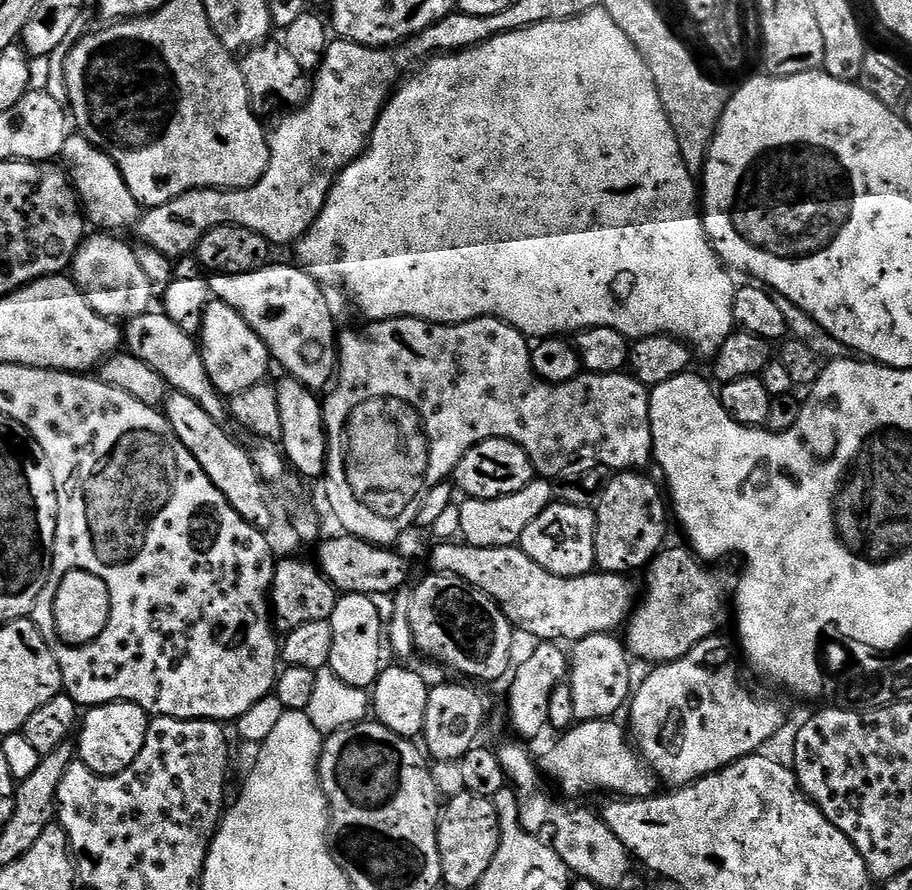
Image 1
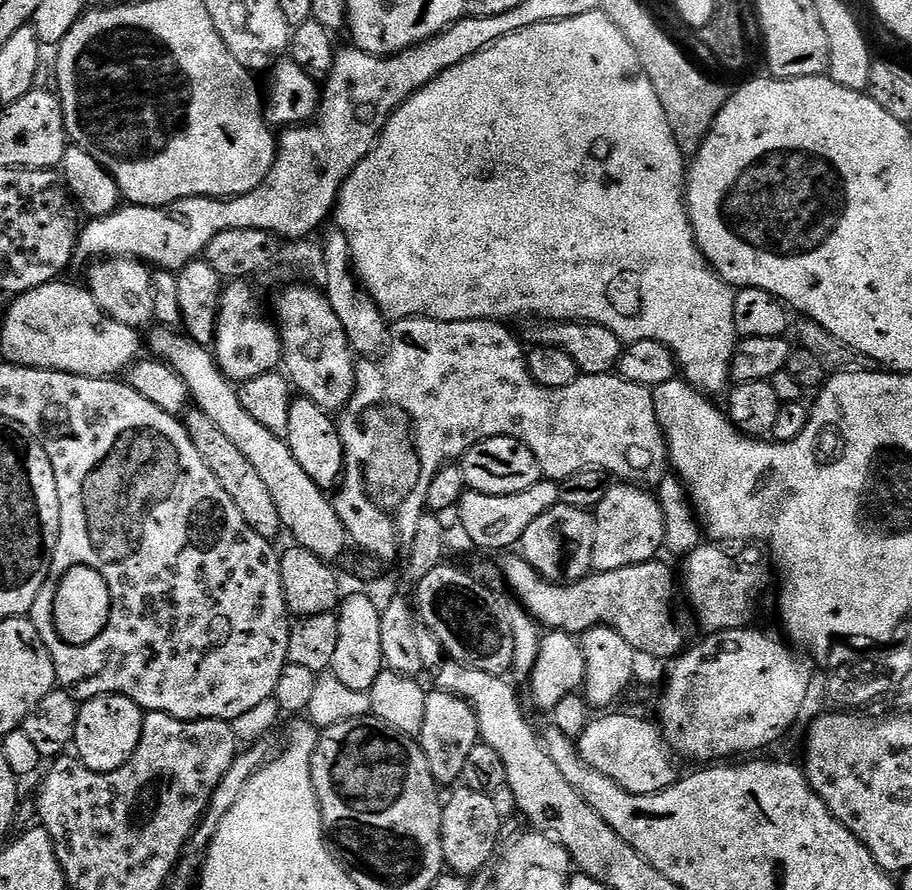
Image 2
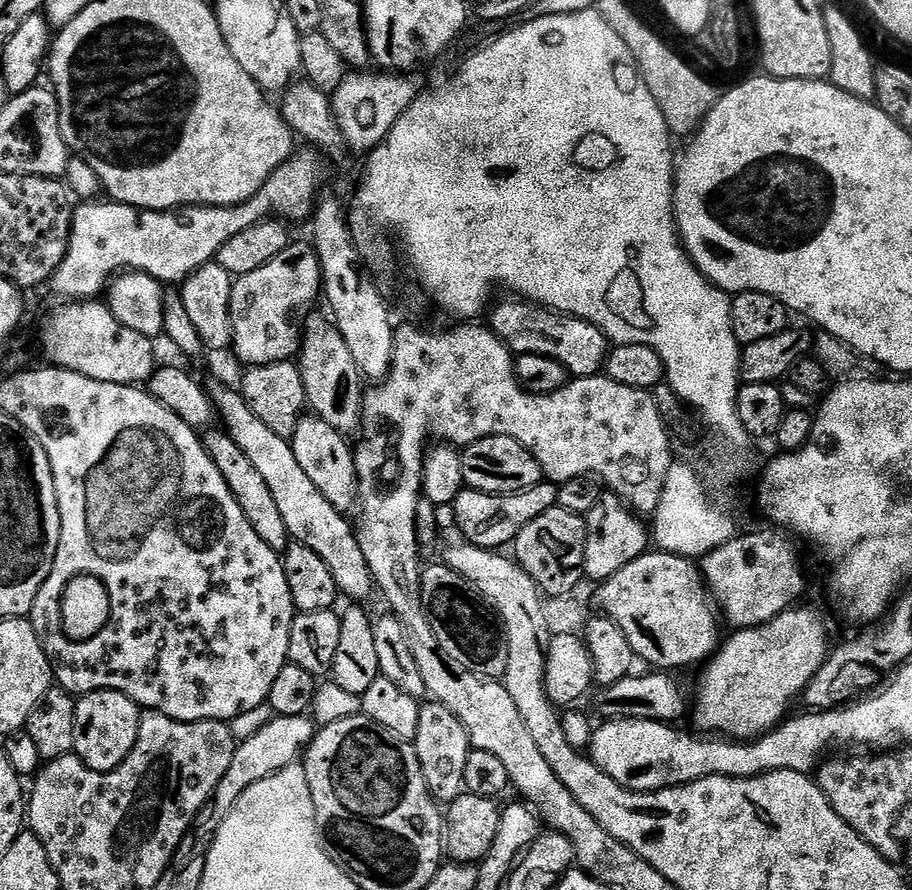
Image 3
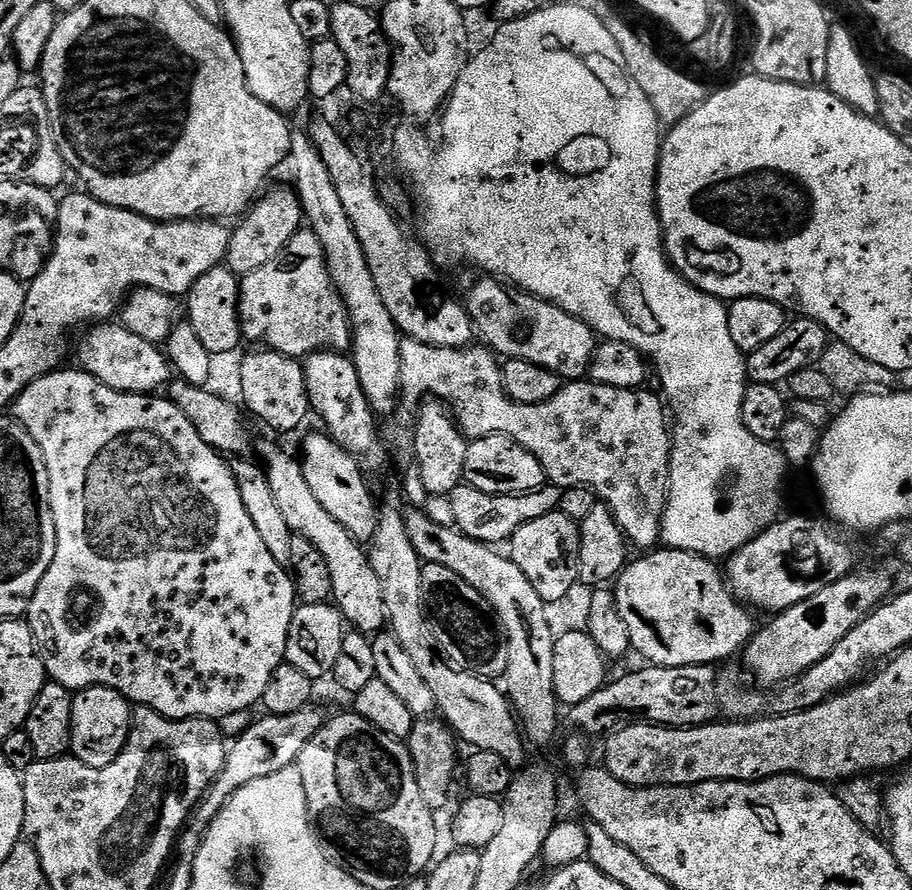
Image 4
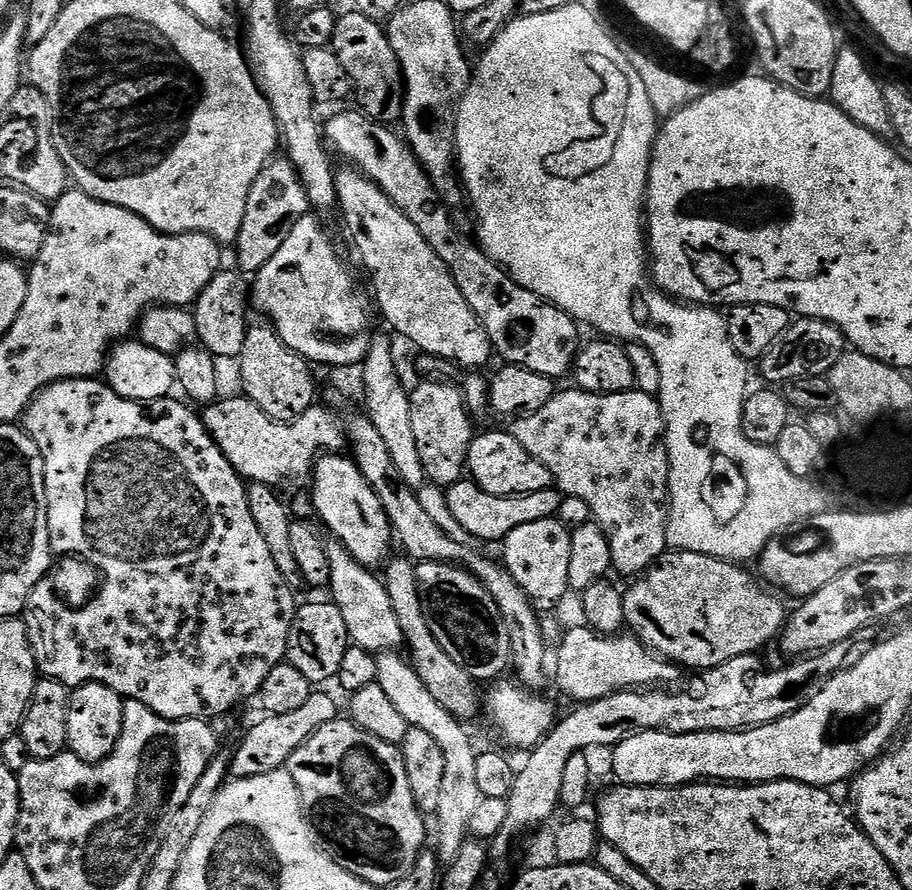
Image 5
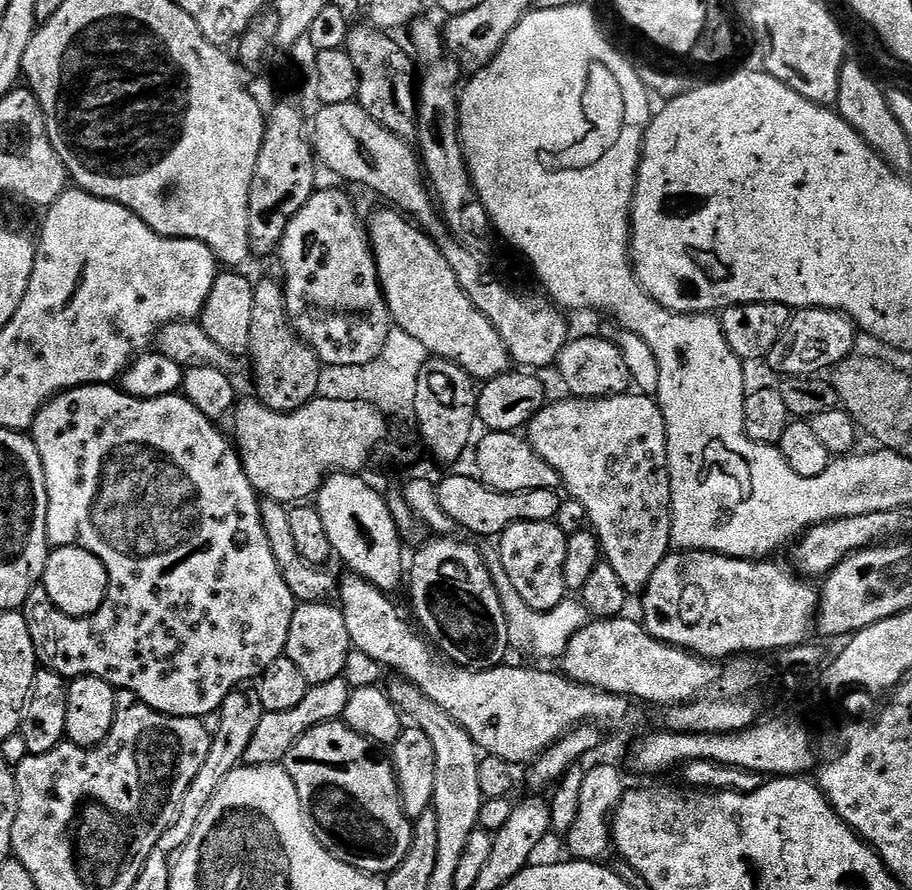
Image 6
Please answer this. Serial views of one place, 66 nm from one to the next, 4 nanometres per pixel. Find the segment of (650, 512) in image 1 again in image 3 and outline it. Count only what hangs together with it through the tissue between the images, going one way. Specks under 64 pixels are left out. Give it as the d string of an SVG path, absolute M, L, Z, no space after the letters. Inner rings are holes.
M611 494L601 495L600 501L590 510L586 517L586 558L584 559L584 576L593 582L609 580L622 566L630 566L638 557L650 548L650 528L641 522L626 507L623 500Z

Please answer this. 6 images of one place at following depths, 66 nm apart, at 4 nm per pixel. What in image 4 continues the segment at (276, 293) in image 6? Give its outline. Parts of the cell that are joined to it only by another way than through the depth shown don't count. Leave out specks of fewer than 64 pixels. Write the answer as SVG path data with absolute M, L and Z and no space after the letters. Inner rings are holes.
M256 350L252 352L240 364L240 392L244 395L242 404L249 413L253 412L262 423L276 432L292 432L307 416L310 416L310 405L308 402L308 386L304 365L295 356L287 356L281 352L271 350Z

